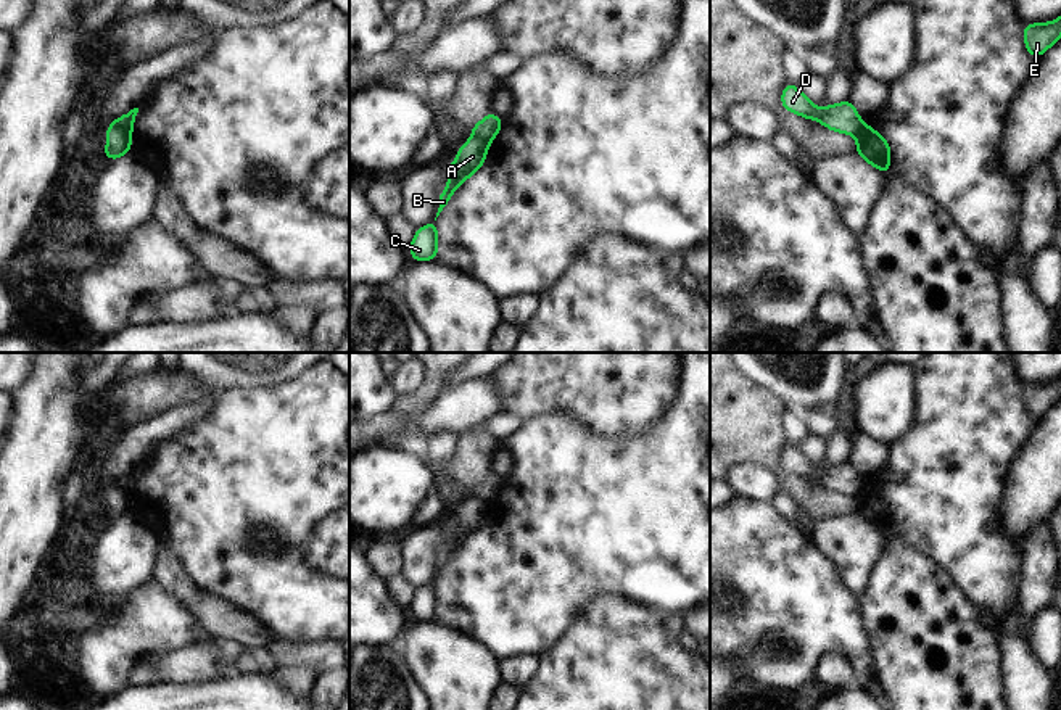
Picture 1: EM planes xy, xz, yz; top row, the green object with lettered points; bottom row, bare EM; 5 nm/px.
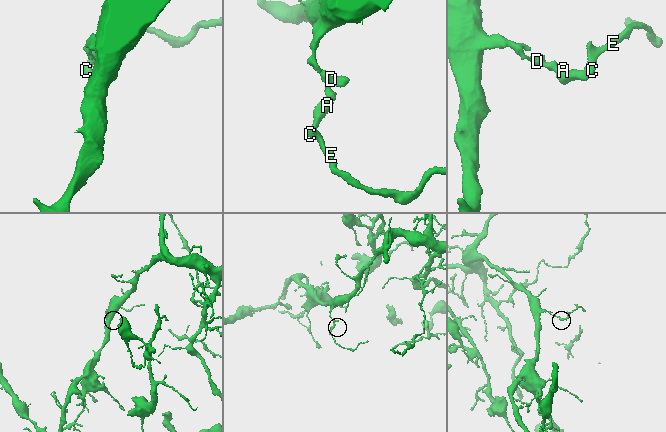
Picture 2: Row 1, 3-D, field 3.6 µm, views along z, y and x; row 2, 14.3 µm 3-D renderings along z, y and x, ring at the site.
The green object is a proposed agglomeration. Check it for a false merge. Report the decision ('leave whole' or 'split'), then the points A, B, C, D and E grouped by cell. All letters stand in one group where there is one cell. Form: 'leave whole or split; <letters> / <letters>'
split; A B C E / D

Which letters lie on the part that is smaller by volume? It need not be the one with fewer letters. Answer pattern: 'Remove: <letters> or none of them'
Remove: A, B, C, E

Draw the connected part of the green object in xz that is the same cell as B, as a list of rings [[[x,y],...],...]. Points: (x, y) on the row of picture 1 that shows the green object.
[[[472,137],[464,145],[460,145],[457,150],[459,156],[452,159],[449,166],[449,179],[446,182],[446,188],[440,195],[436,217],[449,203],[452,193],[485,164],[488,148],[489,142],[478,137]]]

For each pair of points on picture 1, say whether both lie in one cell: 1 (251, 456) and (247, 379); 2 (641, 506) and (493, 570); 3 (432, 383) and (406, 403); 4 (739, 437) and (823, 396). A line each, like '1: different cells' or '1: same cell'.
1: different cells
2: same cell
3: same cell
4: different cells

